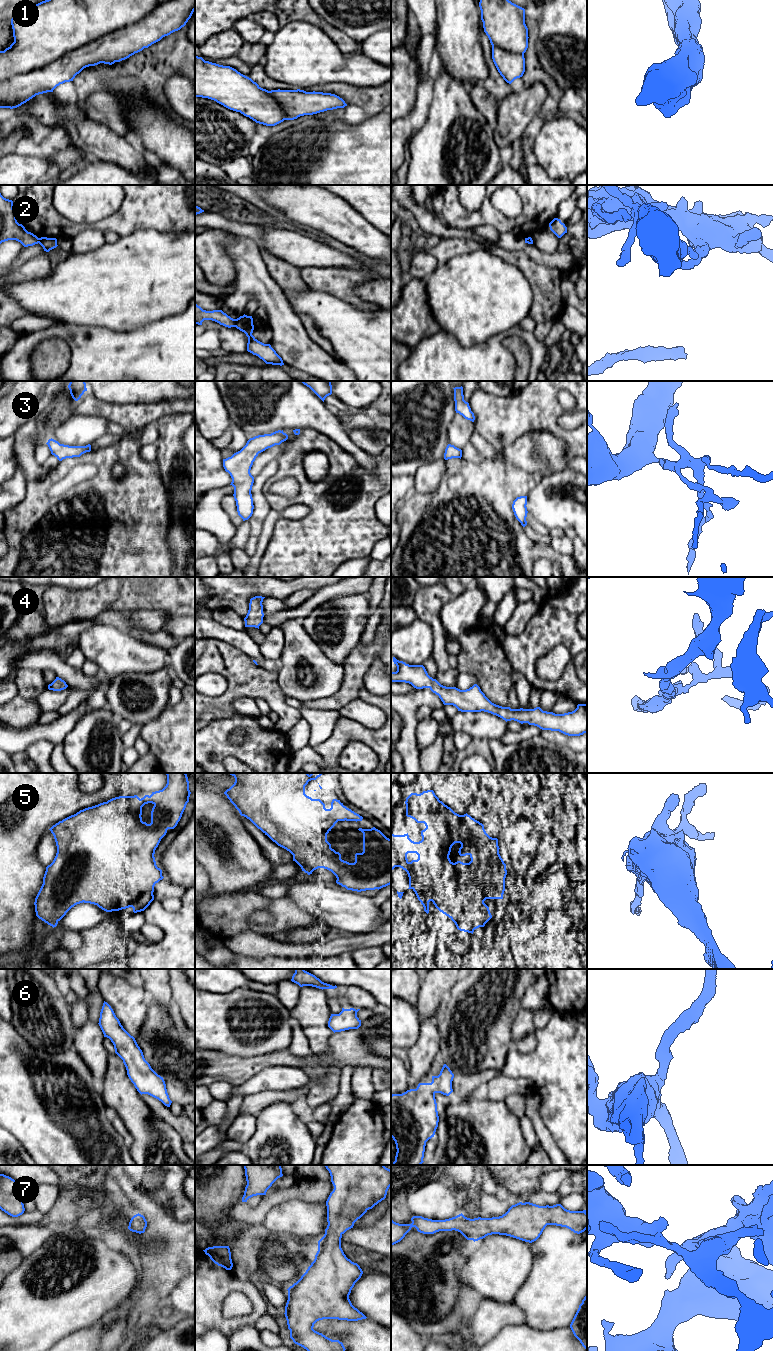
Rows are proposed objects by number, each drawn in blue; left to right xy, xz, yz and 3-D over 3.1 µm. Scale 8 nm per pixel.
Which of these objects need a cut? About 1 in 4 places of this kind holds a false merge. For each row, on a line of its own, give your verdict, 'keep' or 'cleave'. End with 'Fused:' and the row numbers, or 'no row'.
1: keep
2: cleave
3: keep
4: keep
5: keep
6: keep
7: keep
Fused: 2

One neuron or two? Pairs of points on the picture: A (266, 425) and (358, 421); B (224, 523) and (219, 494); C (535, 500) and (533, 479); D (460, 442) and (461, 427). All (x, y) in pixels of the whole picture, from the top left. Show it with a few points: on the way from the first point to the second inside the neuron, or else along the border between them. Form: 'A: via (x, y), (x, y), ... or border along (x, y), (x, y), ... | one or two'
A: border along (341, 423), (341, 426), (347, 432) | two
B: via (217, 516), (216, 501) | one
C: border along (542, 477), (526, 495) | two
D: via (460, 438), (460, 431) | one

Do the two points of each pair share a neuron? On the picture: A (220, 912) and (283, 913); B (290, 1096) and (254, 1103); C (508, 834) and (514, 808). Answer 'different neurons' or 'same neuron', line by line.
A: same neuron
B: same neuron
C: different neurons

